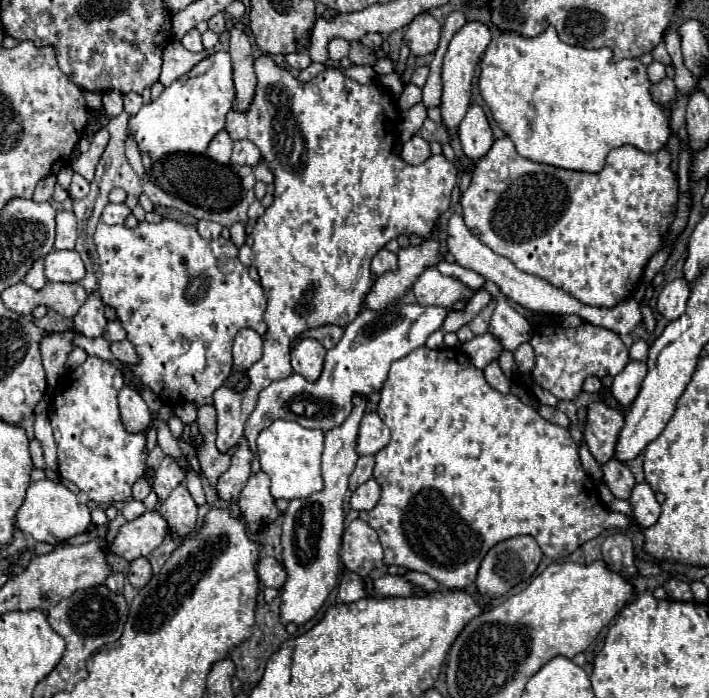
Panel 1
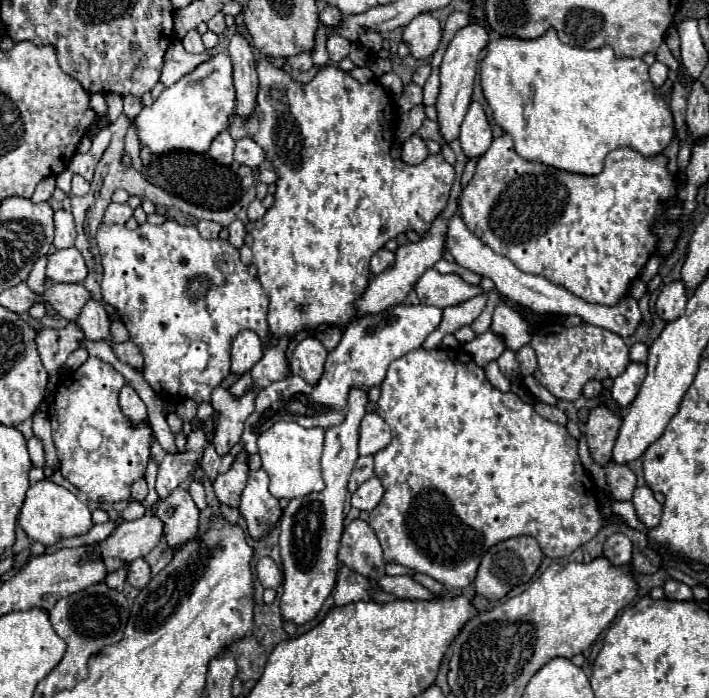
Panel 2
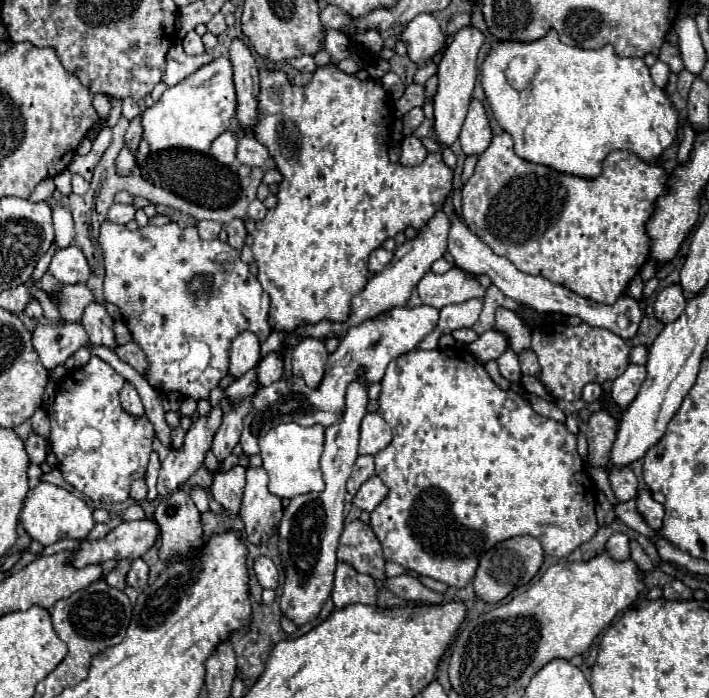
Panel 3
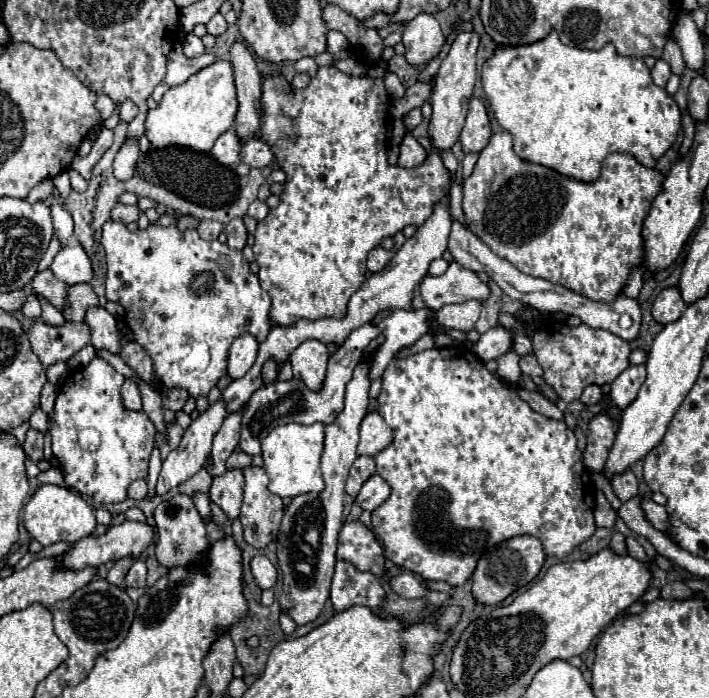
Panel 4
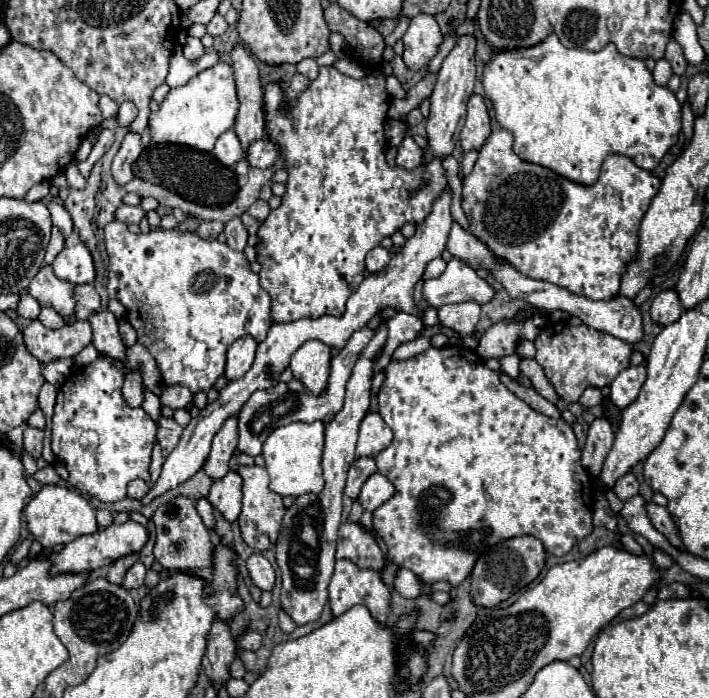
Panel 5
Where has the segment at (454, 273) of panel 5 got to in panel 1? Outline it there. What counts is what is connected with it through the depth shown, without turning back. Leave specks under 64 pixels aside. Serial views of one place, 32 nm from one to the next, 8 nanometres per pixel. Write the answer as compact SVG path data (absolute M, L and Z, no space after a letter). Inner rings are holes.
M436 266L426 268L426 272L420 274L414 282L412 290L416 294L418 304L442 308L450 308L452 304L456 304L456 300L468 300L478 292L462 284L458 278L440 274Z

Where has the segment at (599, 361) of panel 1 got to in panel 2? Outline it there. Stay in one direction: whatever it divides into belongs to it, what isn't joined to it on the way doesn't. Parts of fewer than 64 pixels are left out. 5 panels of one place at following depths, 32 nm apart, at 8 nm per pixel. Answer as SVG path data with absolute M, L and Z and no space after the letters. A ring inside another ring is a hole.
M580 324L574 328L542 328L532 334L530 346L538 356L538 370L534 374L536 380L544 388L548 388L558 400L576 400L580 398L582 388L588 380L602 382L604 378L616 378L630 364L628 346L624 344L624 340L610 330L590 324Z

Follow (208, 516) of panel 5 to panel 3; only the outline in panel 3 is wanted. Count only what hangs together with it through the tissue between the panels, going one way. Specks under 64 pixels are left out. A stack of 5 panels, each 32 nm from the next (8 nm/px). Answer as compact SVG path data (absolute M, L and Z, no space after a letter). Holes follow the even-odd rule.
M194 488L190 496L192 496L196 508L200 510L200 514L206 514L208 512L208 496L206 496L206 492L202 488Z

